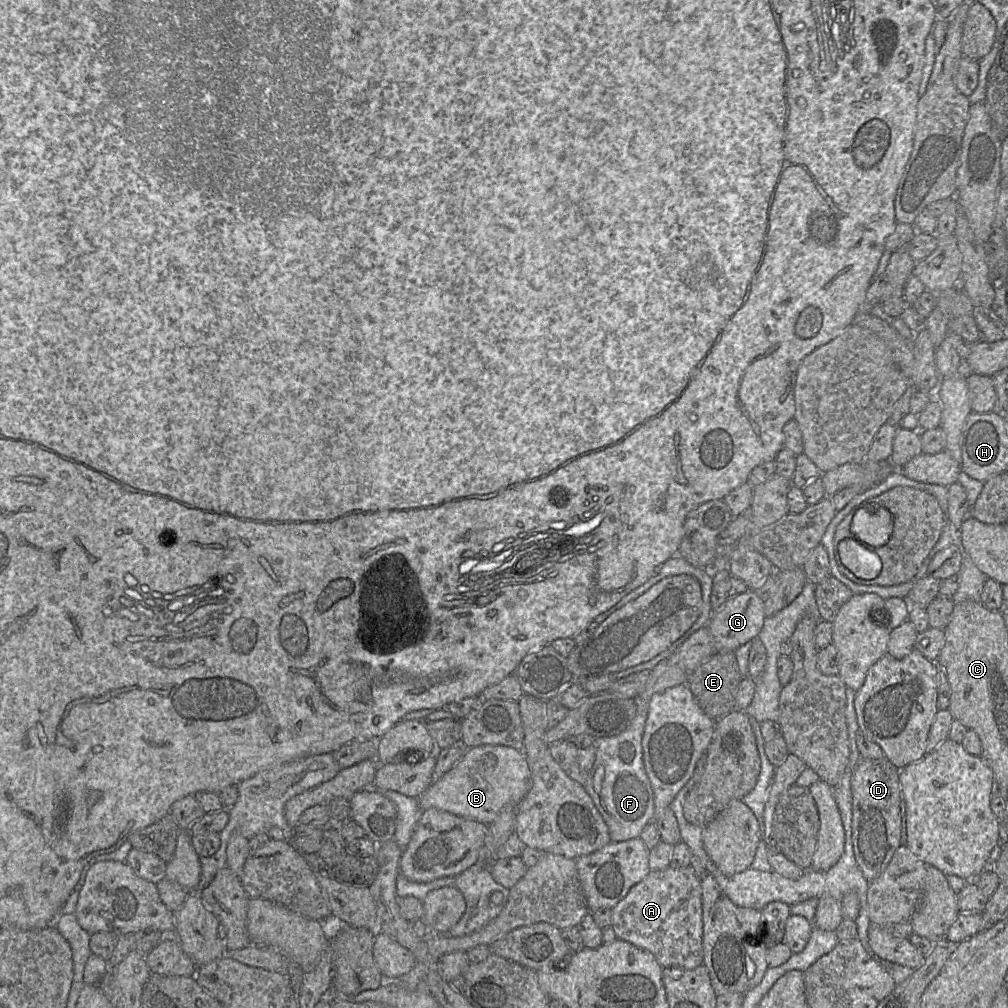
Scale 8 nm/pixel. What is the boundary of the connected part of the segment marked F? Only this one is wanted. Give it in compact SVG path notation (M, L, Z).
M640 705L638 713L623 732L611 737L595 737L595 761L583 787L607 824L611 842L638 838L646 824L654 821L654 796L642 750L647 715L646 705Z

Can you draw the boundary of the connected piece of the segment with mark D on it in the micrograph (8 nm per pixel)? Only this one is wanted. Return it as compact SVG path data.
M886 757L861 759L853 771L852 790L852 842L856 862L869 882L886 869L901 845L900 803L902 792L900 770Z

